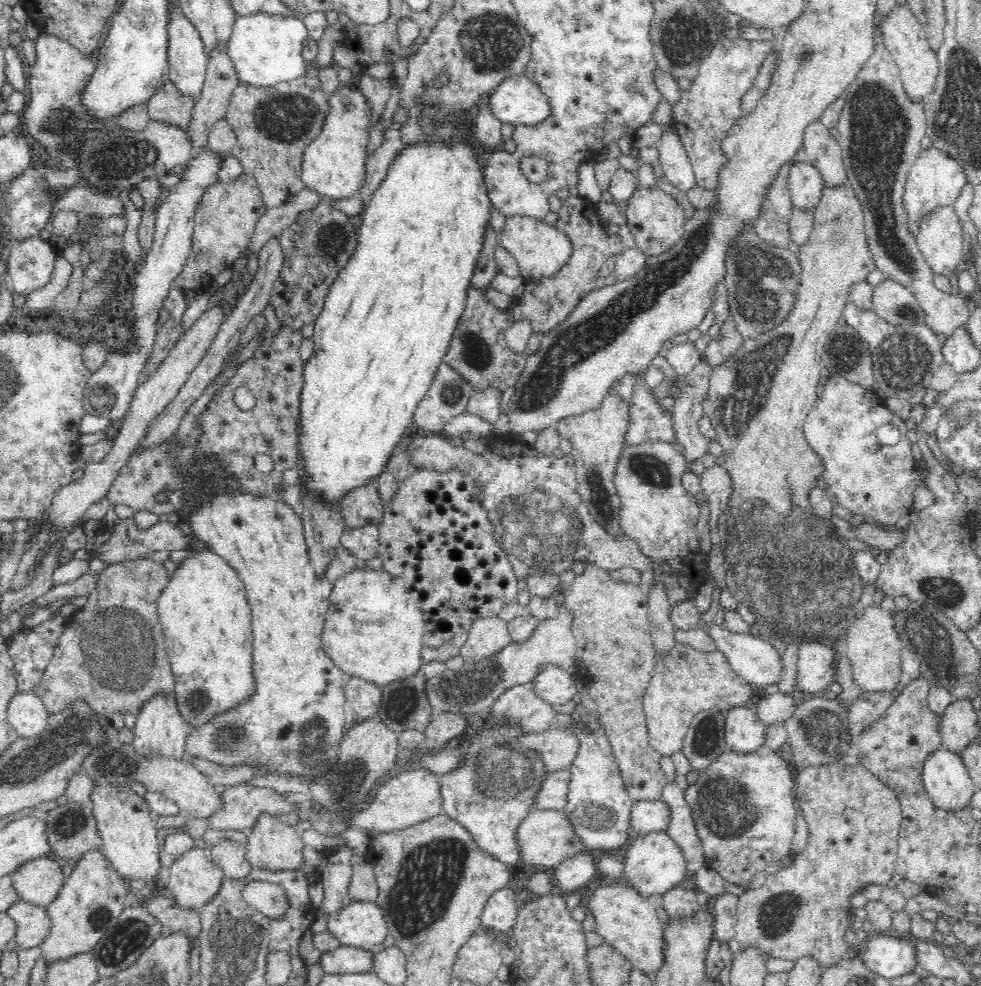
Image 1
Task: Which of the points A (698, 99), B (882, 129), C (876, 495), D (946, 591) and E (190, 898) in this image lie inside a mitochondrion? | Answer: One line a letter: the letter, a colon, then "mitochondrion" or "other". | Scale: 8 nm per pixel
A: other
B: mitochondrion
C: other
D: mitochondrion
E: other

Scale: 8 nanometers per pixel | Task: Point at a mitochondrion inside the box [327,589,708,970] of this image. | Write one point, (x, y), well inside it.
(421, 895)

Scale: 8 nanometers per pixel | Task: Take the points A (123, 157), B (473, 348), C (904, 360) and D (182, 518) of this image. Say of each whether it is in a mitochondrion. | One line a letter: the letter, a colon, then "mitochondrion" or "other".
A: mitochondrion
B: mitochondrion
C: mitochondrion
D: other

